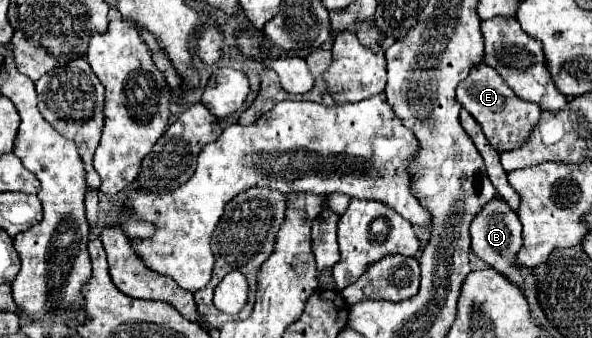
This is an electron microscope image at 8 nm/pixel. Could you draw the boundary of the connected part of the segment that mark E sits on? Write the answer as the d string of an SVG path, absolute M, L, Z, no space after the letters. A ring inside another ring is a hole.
M478 65L472 69L468 79L458 85L456 99L482 125L488 143L498 153L518 149L540 119L540 107L530 101L522 101L518 95L514 95L506 81L492 67L486 65Z

